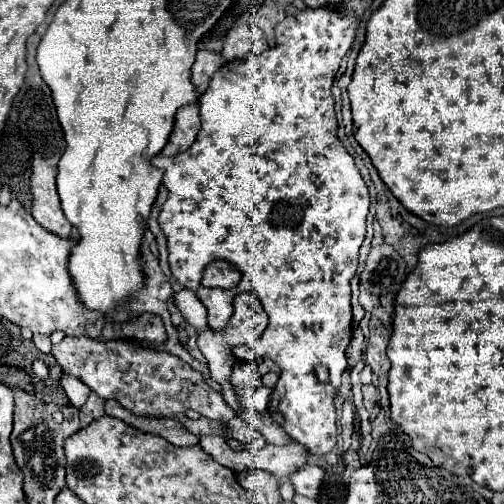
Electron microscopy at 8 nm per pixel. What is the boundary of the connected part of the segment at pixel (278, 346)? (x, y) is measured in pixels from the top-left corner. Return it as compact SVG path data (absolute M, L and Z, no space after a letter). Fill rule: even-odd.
M307 8L301 10L297 16L289 16L283 22L279 22L275 26L275 40L277 46L269 48L267 52L259 54L259 56L247 56L243 60L233 60L227 62L221 70L215 72L215 76L209 82L209 88L201 94L199 98L199 112L201 112L201 130L199 130L199 138L193 142L193 146L177 156L155 156L153 158L153 166L163 168L165 176L163 176L163 184L169 190L169 198L161 208L159 214L159 224L167 236L167 246L169 246L169 266L171 266L171 274L177 278L177 282L193 292L197 292L197 298L205 304L207 314L209 314L209 326L213 330L225 330L227 322L231 320L233 314L233 298L239 292L255 292L259 302L263 304L263 310L269 314L269 324L265 328L265 332L261 334L259 340L237 346L233 350L235 358L239 360L247 360L247 362L259 362L261 358L271 358L280 368L279 380L277 386L273 388L271 394L271 402L267 406L271 418L275 422L279 422L283 426L283 430L299 444L303 444L307 448L309 454L313 456L323 456L327 454L333 446L335 446L335 436L337 436L337 424L335 424L335 390L341 386L341 378L343 372L347 368L347 358L345 358L345 350L351 342L351 332L353 332L353 316L351 316L351 286L349 280L353 278L357 266L359 266L359 248L365 240L365 218L367 218L367 210L369 210L369 190L359 174L359 170L355 168L353 156L343 148L341 140L337 138L337 120L335 120L335 110L333 110L333 96L331 96L331 84L335 80L335 74L339 70L339 62L345 56L345 52L351 48L355 32L357 32L357 24L359 20L351 14L345 12L345 16L339 16L333 10L325 10L325 8ZM211 260L227 260L231 264L235 264L243 278L235 288L223 290L223 288L205 288L201 284L201 274L205 270L205 266ZM315 366L327 366L329 368L329 382L319 382L315 376Z

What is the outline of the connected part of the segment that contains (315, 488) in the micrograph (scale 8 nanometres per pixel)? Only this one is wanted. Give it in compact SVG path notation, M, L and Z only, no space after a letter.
M305 464L299 472L291 476L291 482L297 494L303 494L307 498L317 498L325 486L325 470L321 466Z

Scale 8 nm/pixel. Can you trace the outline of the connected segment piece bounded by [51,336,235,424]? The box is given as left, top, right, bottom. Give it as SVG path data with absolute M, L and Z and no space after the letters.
M65 336L59 344L51 346L51 354L61 364L63 372L67 372L69 376L77 376L97 396L117 400L125 410L133 412L135 416L171 418L177 414L185 414L187 410L195 410L215 422L227 424L231 418L235 418L235 412L225 404L223 396L203 380L201 372L167 352L143 348L139 344L123 340L97 342L85 336Z

